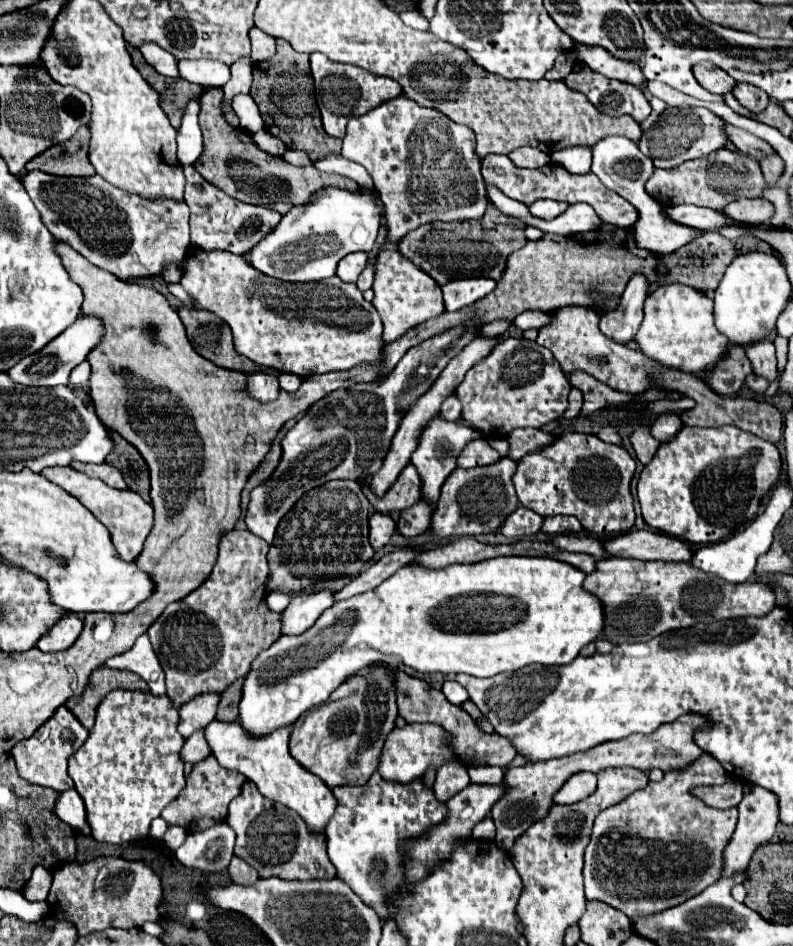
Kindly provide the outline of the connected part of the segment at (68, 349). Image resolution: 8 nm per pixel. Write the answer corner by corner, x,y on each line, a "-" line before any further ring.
79,316
79,320
69,326
69,330
61,332
57,338
53,338
53,342
49,342
49,346
45,346
43,350
39,350
33,356
25,356
21,362
17,362
7,374
25,386
59,386
59,384
67,384
69,382
69,374
71,370
81,364
91,350
95,350
101,344
103,338
103,324
97,316

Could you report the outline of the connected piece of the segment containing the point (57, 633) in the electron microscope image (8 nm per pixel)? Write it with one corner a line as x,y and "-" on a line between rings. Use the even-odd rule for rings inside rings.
65,614
39,642
37,648
41,652
61,652
73,646
77,636
83,630
83,620
77,614

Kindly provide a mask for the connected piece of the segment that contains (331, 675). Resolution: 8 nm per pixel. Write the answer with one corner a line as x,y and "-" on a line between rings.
503,556
493,558
493,560
485,560
485,562
477,562
477,564
453,564
443,570
425,570
419,566
403,566
401,570
397,570
397,574
387,578
375,590
369,590
365,594
357,594
357,598
345,600
345,602
341,602
341,606
335,606
335,628
311,628
309,632
303,632
299,636
283,636
279,642
275,642
275,658
257,658
245,678
243,698
239,704
239,722
253,736
265,736
281,726
291,726
303,712
307,712
313,706
323,704
331,696
331,692
339,684
343,684
349,676
357,674
359,670
367,668
371,664
387,664
391,668
405,664
405,666
419,670
419,672
441,672
447,676
459,674
459,672
443,672
443,670
467,670
463,674
469,674
475,678
491,678
499,672
515,672
515,670
519,670
527,664
533,664
533,662
545,664
545,666
569,664
573,658
579,656
579,650
585,644
597,640
603,634
603,604
599,602
597,596
593,596
591,592
587,592
583,588
583,580
585,580
583,570
577,570
575,566
569,566
561,560
547,557

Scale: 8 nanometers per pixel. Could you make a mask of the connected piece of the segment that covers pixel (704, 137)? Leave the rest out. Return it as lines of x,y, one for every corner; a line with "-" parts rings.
689,106
665,108
665,112
661,112
659,120
647,132
643,132
643,136
639,140
639,150
653,160
655,168
677,168
679,164
683,164
687,160
703,158
703,156
723,148
727,142
727,136
723,134
723,126
725,126
725,122
721,118
713,116
705,108
689,108

